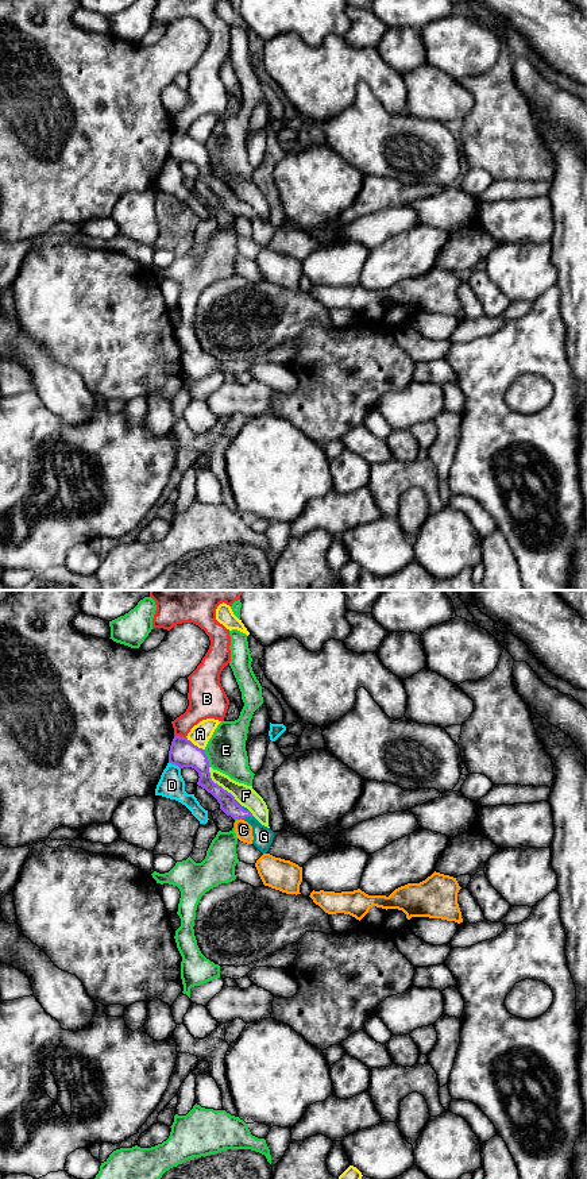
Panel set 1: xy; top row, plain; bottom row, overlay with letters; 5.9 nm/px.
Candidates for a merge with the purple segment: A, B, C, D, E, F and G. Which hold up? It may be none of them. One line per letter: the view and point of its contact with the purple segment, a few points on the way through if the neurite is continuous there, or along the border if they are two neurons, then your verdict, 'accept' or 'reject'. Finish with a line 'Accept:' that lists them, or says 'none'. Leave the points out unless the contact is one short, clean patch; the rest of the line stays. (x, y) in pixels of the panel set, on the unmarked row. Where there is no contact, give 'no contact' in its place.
A: xy (196, 141) | reject
B: xy (180, 131) | along xy (174, 130), (185, 133) | reject
C: xy (239, 214) | reject
D: xy (174, 158) | reject
E: xy (207, 153) | reject
F: xy (216, 178) | reject
G: xy (247, 211) | across xy (228, 200), (247, 211), (263, 231) | accept
Accept: G

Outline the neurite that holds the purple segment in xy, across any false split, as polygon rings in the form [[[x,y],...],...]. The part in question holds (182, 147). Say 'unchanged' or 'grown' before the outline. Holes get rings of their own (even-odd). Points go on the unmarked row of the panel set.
grown | [[[174,131],[169,146],[169,158],[175,159],[179,163],[194,163],[200,172],[197,180],[217,194],[220,204],[227,211],[231,211],[233,215],[247,216],[252,221],[252,239],[262,248],[269,246],[274,234],[274,227],[262,220],[247,203],[242,201],[235,194],[231,188],[212,176],[209,167],[211,161],[205,145],[194,140],[188,132]]]

